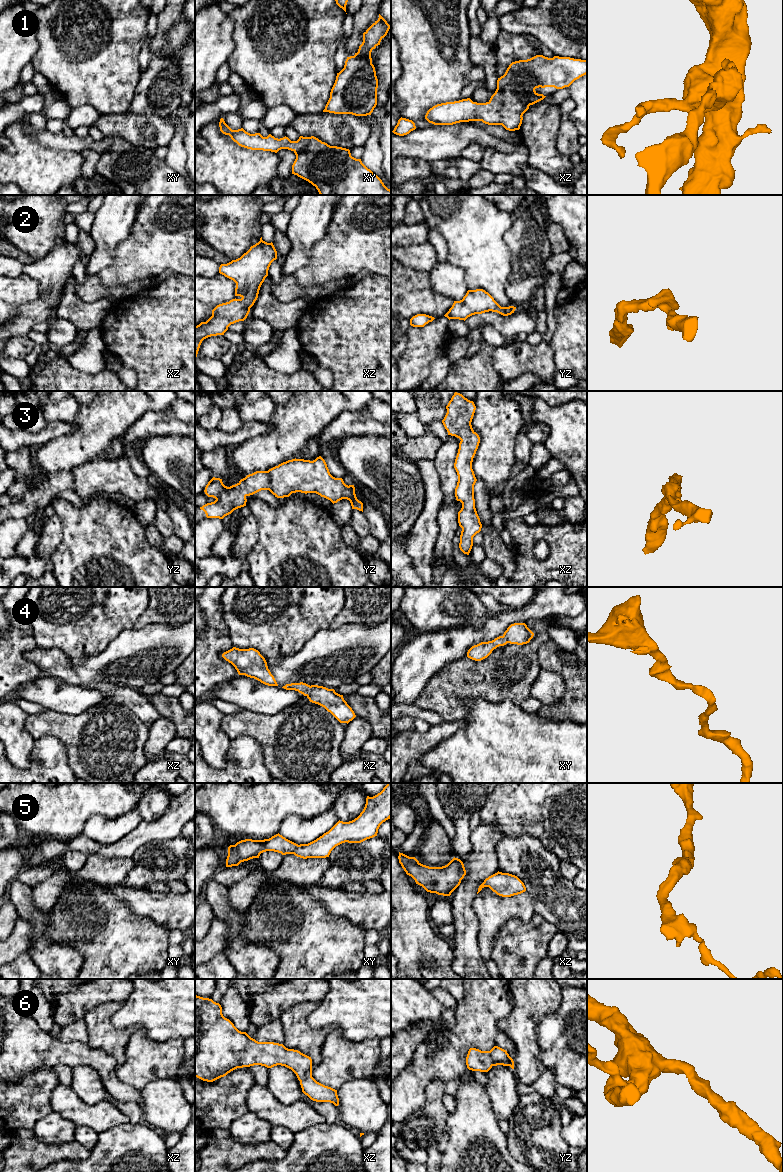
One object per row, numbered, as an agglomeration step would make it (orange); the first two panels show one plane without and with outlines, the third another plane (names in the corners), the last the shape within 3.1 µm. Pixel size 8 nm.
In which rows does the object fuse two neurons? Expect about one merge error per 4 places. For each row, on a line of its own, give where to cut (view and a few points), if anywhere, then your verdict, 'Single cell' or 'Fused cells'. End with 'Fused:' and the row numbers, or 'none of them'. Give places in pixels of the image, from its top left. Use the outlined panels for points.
1: No split. Single cell
2: No split. Single cell
3: No split. Single cell
4: No split. Single cell
5: No split. Single cell
6: No split. Single cell
Fused: none of them

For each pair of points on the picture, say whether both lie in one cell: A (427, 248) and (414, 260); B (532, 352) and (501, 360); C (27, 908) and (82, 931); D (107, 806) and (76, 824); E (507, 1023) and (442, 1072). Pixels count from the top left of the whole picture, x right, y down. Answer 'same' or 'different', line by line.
A: same
B: same
C: different
D: same
E: different

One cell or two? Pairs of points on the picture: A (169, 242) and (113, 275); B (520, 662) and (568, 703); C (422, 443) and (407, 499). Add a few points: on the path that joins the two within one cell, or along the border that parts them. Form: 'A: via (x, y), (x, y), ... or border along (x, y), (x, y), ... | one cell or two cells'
A: via (155, 246), (148, 252), (135, 258), (127, 266) | one cell
B: border along (537, 647), (537, 661), (542, 668) | two cells
C: via (410, 457), (407, 463), (407, 485) | one cell

